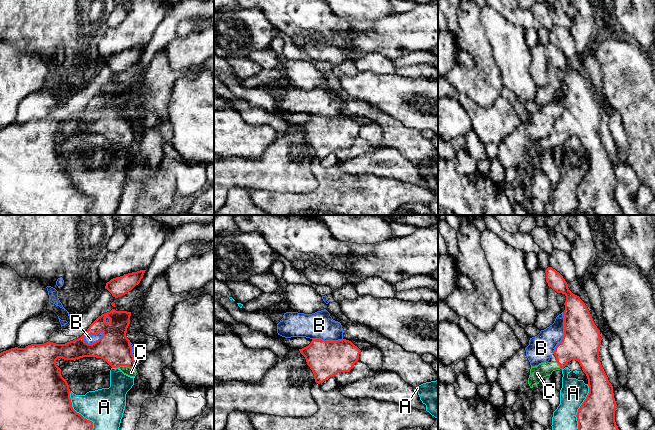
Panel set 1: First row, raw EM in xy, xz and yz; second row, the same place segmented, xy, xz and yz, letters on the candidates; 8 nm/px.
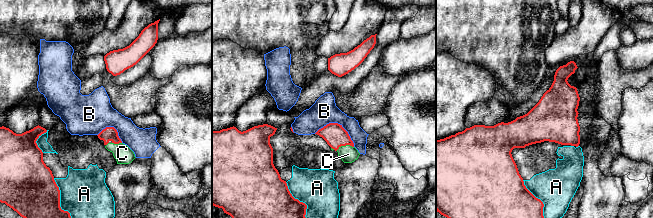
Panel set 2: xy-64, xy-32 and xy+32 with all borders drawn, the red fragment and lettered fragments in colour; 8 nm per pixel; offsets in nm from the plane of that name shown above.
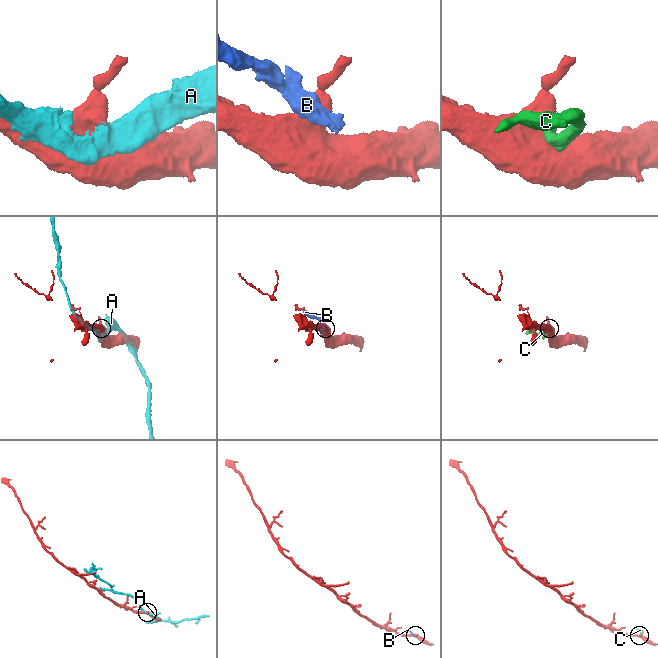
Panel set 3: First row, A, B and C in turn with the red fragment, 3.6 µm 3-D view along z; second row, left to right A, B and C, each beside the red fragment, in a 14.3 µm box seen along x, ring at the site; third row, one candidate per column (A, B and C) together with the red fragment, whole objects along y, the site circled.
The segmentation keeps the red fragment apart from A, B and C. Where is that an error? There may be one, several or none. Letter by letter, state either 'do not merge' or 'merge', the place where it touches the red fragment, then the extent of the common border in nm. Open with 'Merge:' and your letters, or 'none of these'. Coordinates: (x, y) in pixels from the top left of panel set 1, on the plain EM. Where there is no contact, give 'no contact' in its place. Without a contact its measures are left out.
Merge: C
A: do not merge; meets red in xy at (81, 191); contact 420 nm long
B: do not merge; meets red in xy at (92, 110); contact 180 nm long
C: merge; meets red in xy at (126, 141); contact 140 nm long

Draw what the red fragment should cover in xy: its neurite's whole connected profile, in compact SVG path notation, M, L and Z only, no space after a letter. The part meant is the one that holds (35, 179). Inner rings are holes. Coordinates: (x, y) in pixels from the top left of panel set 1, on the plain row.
M116 87L99 92L78 115L65 120L46 118L31 120L25 124L11 124L0 129L0 213L2 215L93 215L93 198L77 189L70 174L69 161L61 151L56 136L78 136L96 133L106 137L112 144L135 153L135 136L130 116L126 112L131 88ZM99 108L103 112L88 120L85 112Z

